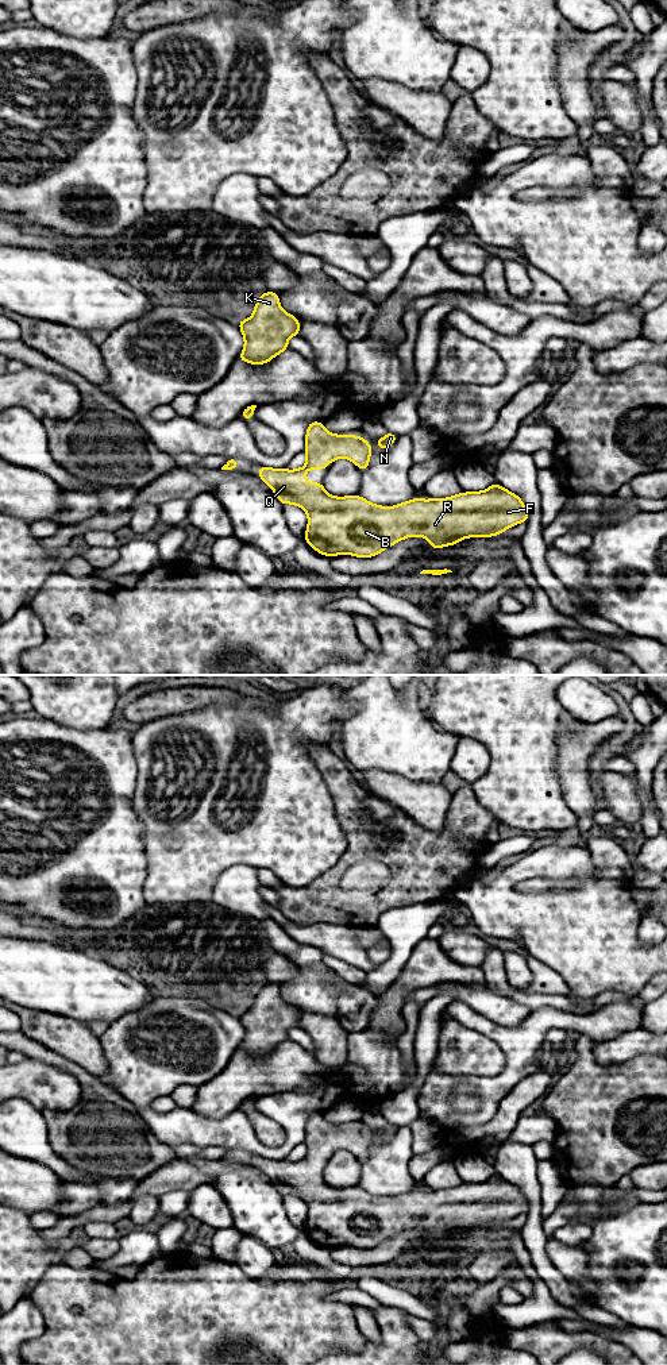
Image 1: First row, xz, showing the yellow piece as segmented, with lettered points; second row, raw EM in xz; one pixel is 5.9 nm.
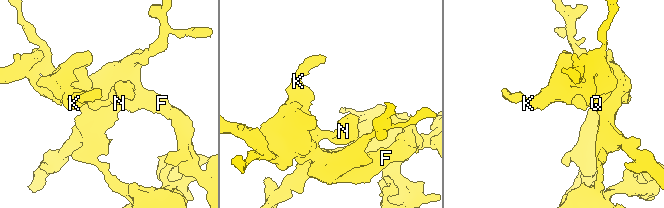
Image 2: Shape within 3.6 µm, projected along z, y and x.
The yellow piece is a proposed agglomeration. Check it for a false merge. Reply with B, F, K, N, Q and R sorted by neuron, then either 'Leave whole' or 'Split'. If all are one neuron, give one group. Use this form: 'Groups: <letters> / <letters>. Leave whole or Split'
Groups: B F K N Q R. Leave whole

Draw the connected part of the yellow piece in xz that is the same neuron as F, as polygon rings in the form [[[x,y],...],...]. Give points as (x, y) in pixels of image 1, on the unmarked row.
[[[311,1113],[305,1126],[306,1154],[297,1161],[259,1158],[258,1168],[270,1177],[278,1192],[297,1196],[308,1206],[308,1218],[304,1231],[319,1245],[329,1249],[336,1246],[352,1246],[356,1249],[373,1249],[390,1237],[412,1227],[428,1231],[432,1241],[455,1237],[467,1229],[498,1227],[508,1219],[527,1214],[529,1203],[521,1189],[493,1175],[483,1183],[462,1183],[454,1188],[442,1191],[412,1189],[396,1198],[374,1196],[363,1188],[335,1188],[324,1181],[321,1173],[308,1175],[306,1161],[325,1161],[327,1156],[338,1149],[347,1149],[361,1162],[370,1154],[371,1138],[365,1129],[355,1126],[335,1126],[325,1121],[321,1113]]]

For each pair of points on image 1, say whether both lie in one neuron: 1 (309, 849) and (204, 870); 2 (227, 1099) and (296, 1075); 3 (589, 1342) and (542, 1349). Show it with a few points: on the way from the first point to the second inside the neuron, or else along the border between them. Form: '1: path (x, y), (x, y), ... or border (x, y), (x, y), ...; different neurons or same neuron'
1: path (284, 849), (230, 849); same neuron
2: path (245, 1082), (255, 1075), (278, 1075); same neuron
3: path (577, 1342), (554, 1344); same neuron

